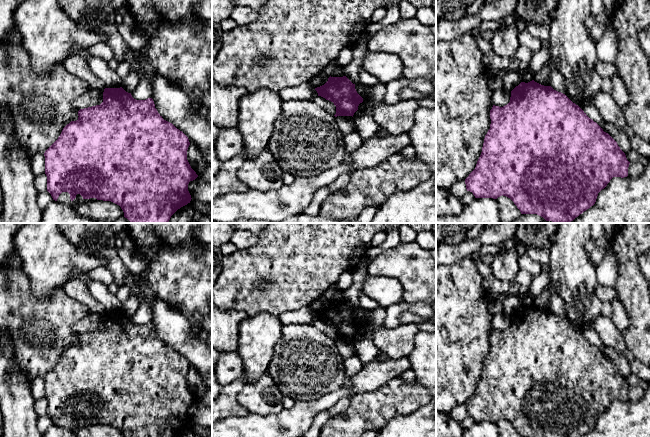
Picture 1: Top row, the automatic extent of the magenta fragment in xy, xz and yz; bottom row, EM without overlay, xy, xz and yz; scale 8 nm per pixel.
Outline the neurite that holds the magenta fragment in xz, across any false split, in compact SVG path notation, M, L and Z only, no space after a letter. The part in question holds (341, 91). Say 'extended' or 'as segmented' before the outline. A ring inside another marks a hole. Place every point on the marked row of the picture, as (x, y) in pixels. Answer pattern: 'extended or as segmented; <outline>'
as segmented; M346 76L329 77L328 81L315 88L318 96L334 103L337 116L352 116L358 110L358 106L363 102L363 98L357 93L355 84Z

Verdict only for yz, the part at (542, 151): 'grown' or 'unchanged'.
unchanged

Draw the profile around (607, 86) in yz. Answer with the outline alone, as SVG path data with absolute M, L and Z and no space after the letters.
M603 78L601 88L602 91L611 94L613 90L613 84L611 78Z

